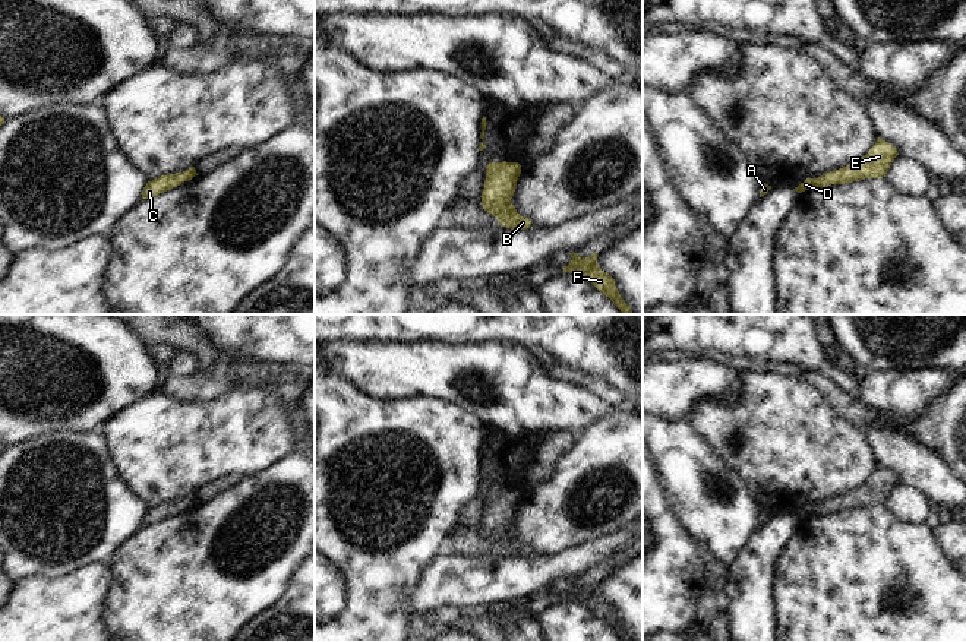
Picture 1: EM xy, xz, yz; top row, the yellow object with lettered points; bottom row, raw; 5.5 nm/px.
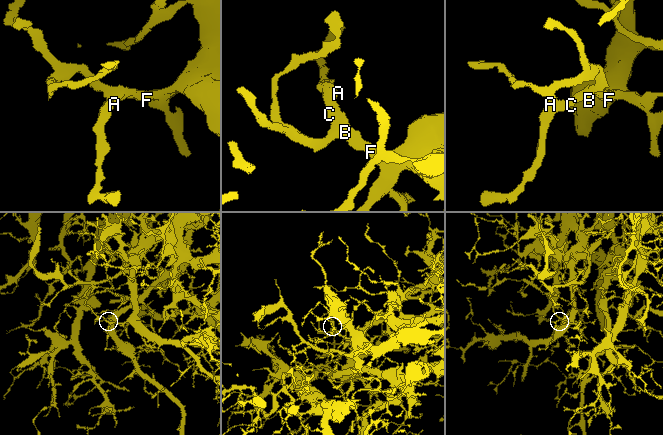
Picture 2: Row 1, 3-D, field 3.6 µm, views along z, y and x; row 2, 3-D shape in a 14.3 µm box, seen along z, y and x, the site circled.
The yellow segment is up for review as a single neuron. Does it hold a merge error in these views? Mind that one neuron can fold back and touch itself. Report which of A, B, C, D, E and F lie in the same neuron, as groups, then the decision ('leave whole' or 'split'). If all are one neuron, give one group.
A B C D E F; leave whole

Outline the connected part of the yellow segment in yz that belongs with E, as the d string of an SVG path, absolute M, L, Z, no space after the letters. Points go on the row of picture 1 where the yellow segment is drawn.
M878 137L875 145L861 159L825 173L818 178L806 178L795 189L798 193L802 193L815 187L828 187L831 184L845 184L865 178L883 178L897 155L899 152L891 143Z

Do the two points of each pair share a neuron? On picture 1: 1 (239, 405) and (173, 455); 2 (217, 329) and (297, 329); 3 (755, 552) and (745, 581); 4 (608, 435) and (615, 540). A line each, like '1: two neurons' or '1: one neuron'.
1: one neuron
2: one neuron
3: one neuron
4: two neurons

